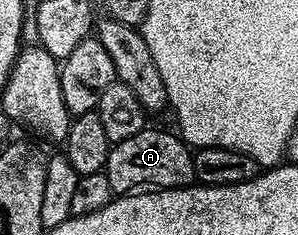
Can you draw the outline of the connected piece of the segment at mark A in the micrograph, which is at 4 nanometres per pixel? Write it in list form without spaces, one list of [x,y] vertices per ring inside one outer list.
[[[147,127],[132,135],[132,139],[119,141],[111,148],[104,172],[110,184],[110,192],[114,195],[133,194],[141,190],[138,189],[141,185],[176,189],[195,180],[194,153],[177,132],[165,133],[162,129]]]

